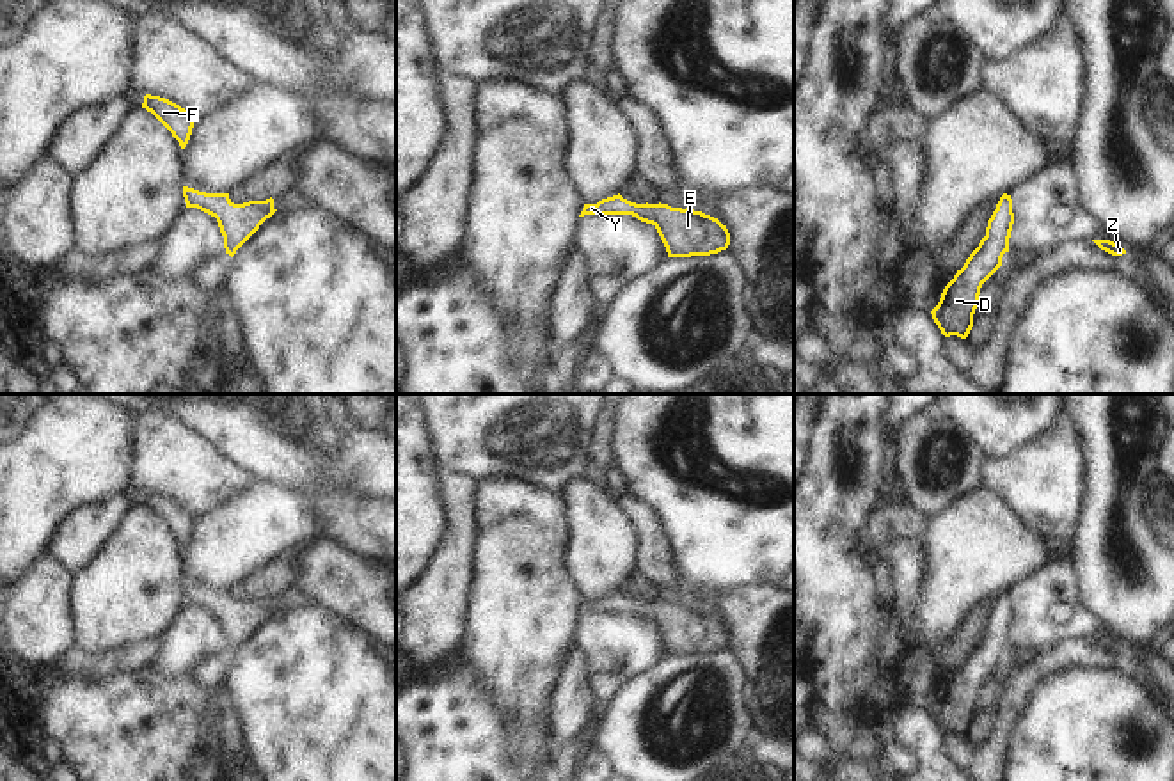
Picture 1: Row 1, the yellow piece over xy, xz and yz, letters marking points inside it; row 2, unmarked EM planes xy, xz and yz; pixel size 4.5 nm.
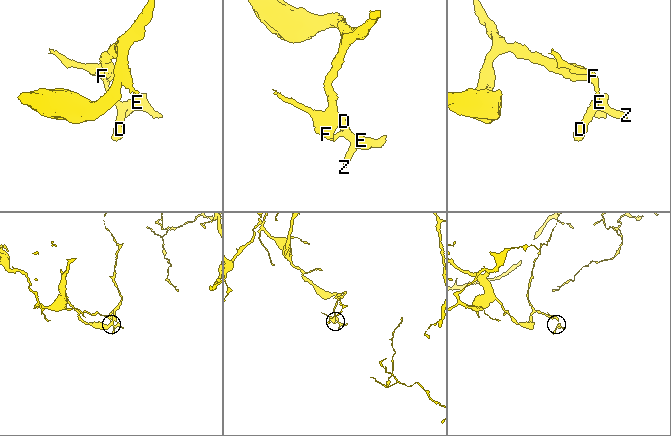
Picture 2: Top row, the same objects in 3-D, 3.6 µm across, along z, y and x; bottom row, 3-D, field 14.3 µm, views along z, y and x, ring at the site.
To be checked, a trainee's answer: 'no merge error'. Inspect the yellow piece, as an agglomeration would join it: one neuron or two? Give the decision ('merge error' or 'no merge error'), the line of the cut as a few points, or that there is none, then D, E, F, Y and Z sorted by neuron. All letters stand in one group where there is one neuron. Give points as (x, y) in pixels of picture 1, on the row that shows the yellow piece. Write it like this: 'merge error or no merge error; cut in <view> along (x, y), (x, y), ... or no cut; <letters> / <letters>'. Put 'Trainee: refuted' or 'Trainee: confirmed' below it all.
no merge error; no cut; D E F Y Z
Trainee: confirmed

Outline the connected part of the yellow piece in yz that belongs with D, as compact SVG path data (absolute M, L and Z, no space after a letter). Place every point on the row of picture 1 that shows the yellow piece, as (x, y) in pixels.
M1003 193L988 220L986 236L945 286L938 305L931 311L945 337L968 337L980 288L1002 266L1002 257L1009 252L1012 224L1012 199Z

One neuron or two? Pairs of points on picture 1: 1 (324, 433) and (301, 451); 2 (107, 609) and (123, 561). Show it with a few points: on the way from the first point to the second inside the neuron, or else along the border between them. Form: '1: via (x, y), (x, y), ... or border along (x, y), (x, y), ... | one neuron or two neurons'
1: via (318, 437), (306, 446) | one neuron
2: via (119, 597), (123, 593), (123, 574) | one neuron

